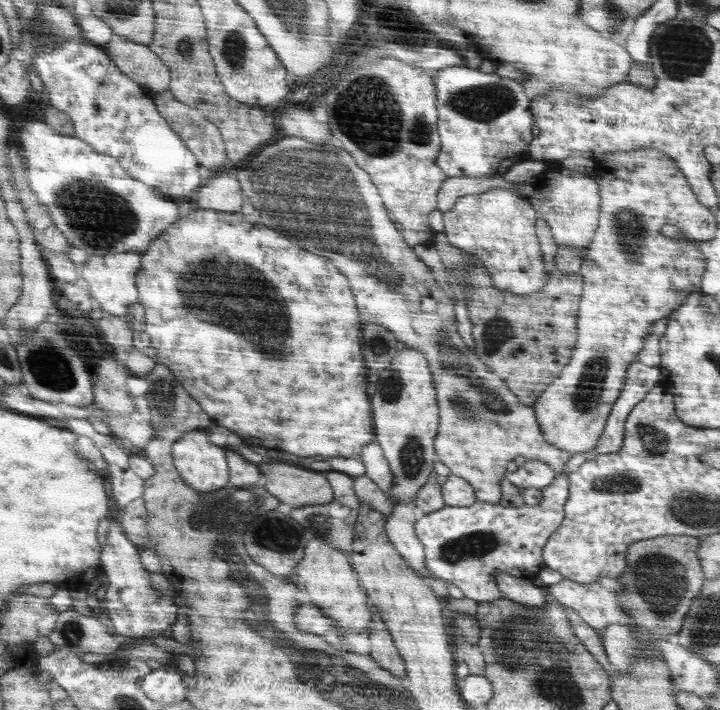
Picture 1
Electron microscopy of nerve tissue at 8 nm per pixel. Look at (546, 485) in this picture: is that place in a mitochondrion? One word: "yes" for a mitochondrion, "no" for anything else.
no

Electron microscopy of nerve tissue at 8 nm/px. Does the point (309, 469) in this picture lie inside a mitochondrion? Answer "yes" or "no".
no

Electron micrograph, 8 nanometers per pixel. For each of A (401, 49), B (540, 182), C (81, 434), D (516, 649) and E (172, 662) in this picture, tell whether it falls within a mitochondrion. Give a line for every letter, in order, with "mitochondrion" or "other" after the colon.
A: other
B: other
C: other
D: mitochondrion
E: other

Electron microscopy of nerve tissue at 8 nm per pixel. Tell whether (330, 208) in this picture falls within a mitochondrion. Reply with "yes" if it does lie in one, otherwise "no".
yes

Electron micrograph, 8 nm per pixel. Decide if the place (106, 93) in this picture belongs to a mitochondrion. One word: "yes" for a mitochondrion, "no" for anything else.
no

